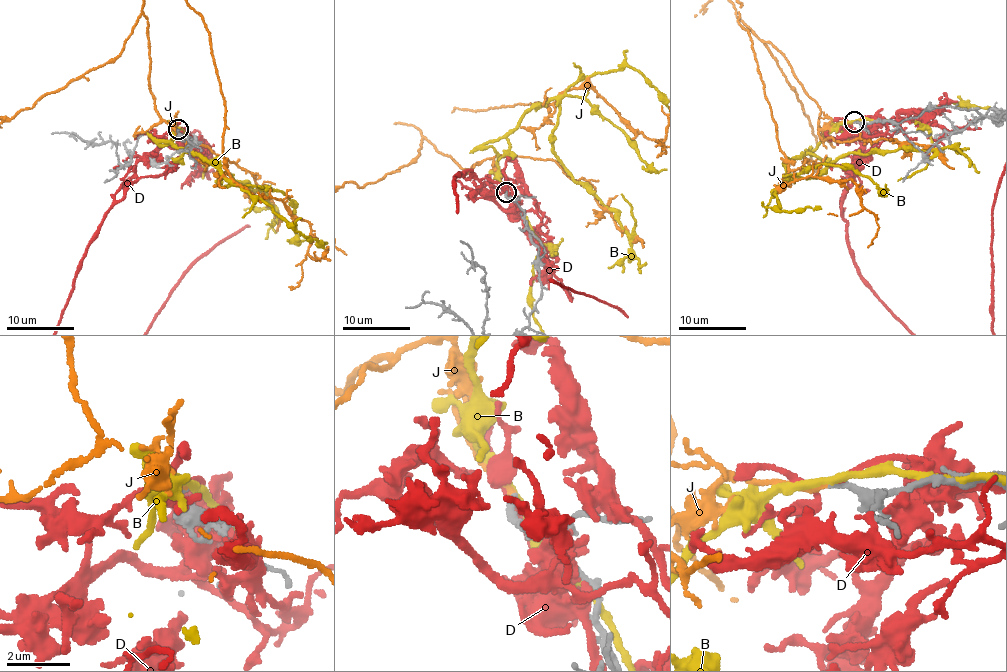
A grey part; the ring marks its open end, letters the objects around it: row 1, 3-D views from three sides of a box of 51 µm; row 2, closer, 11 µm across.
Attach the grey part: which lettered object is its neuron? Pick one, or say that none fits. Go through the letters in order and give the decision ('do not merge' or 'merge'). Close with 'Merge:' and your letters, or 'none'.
B: do not merge
D: do not merge
J: merge
Merge: J

